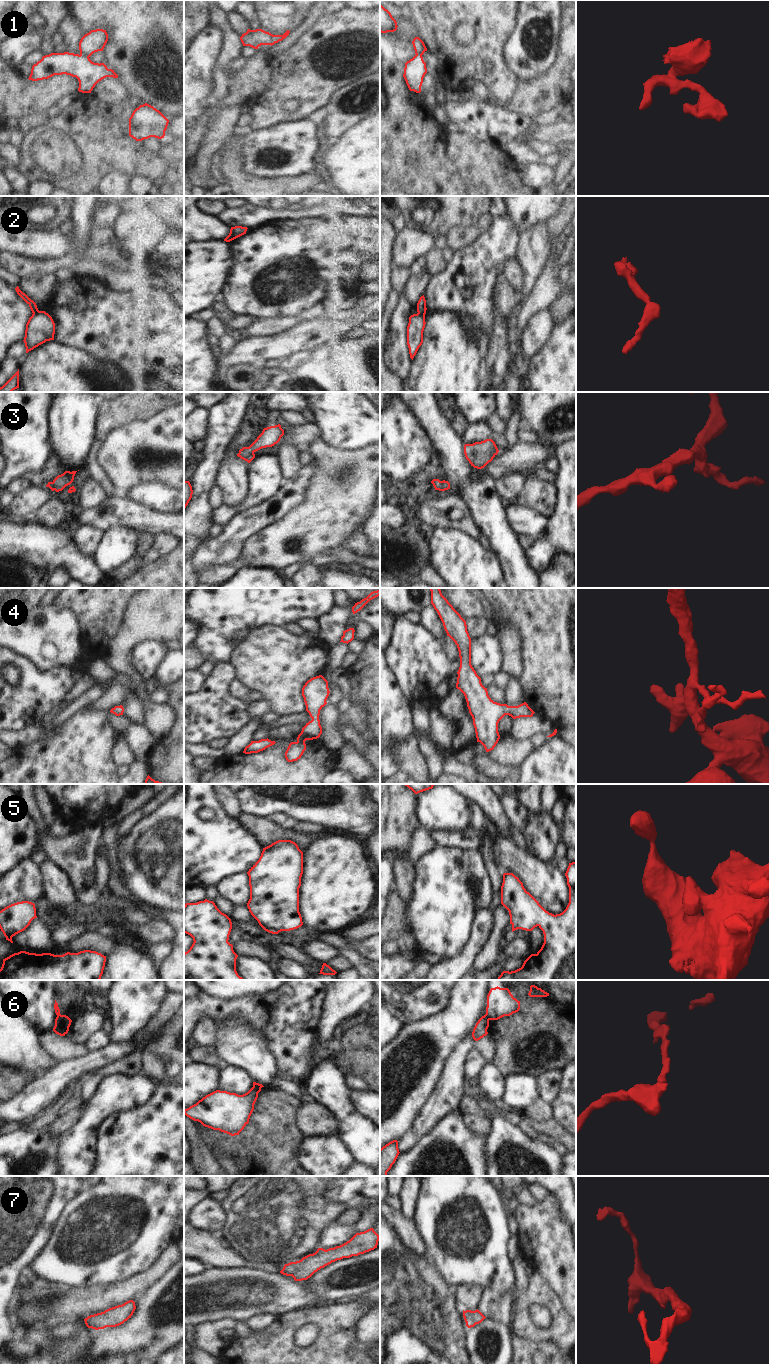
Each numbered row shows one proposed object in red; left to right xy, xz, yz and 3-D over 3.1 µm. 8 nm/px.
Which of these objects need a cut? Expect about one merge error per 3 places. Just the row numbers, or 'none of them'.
1, 2, 6

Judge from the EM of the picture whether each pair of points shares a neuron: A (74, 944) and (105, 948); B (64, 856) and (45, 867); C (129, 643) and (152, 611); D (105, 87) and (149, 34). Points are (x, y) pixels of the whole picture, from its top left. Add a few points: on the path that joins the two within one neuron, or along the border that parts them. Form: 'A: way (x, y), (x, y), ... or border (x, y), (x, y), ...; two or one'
A: way (82, 944), (97, 944); one
B: border (43, 855), (57, 864), (66, 873), (69, 880); two
C: way (129, 635), (144, 619); one
D: border (114, 78), (123, 85), (125, 95); two

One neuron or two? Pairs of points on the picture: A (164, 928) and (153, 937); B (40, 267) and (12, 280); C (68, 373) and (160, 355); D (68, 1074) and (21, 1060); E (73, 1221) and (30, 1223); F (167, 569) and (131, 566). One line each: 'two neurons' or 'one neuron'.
A: one neuron
B: two neurons
C: two neurons
D: two neurons
E: two neurons
F: two neurons

